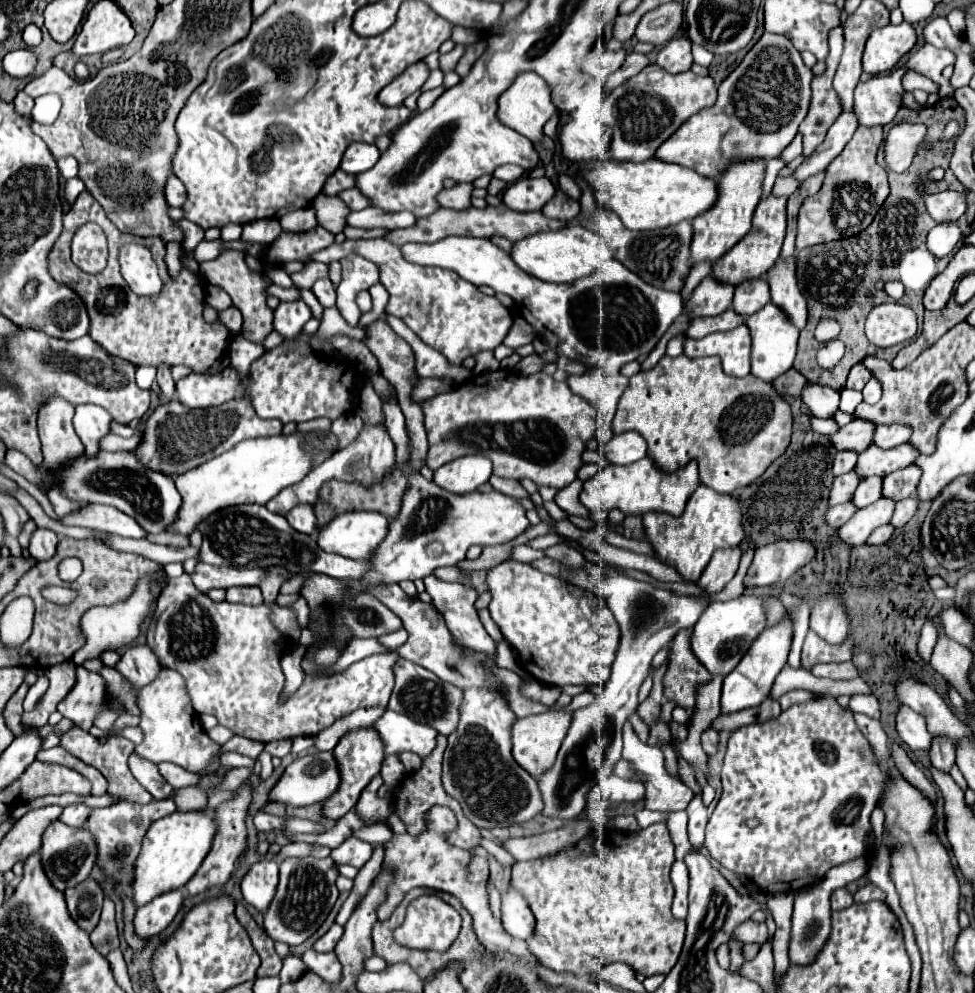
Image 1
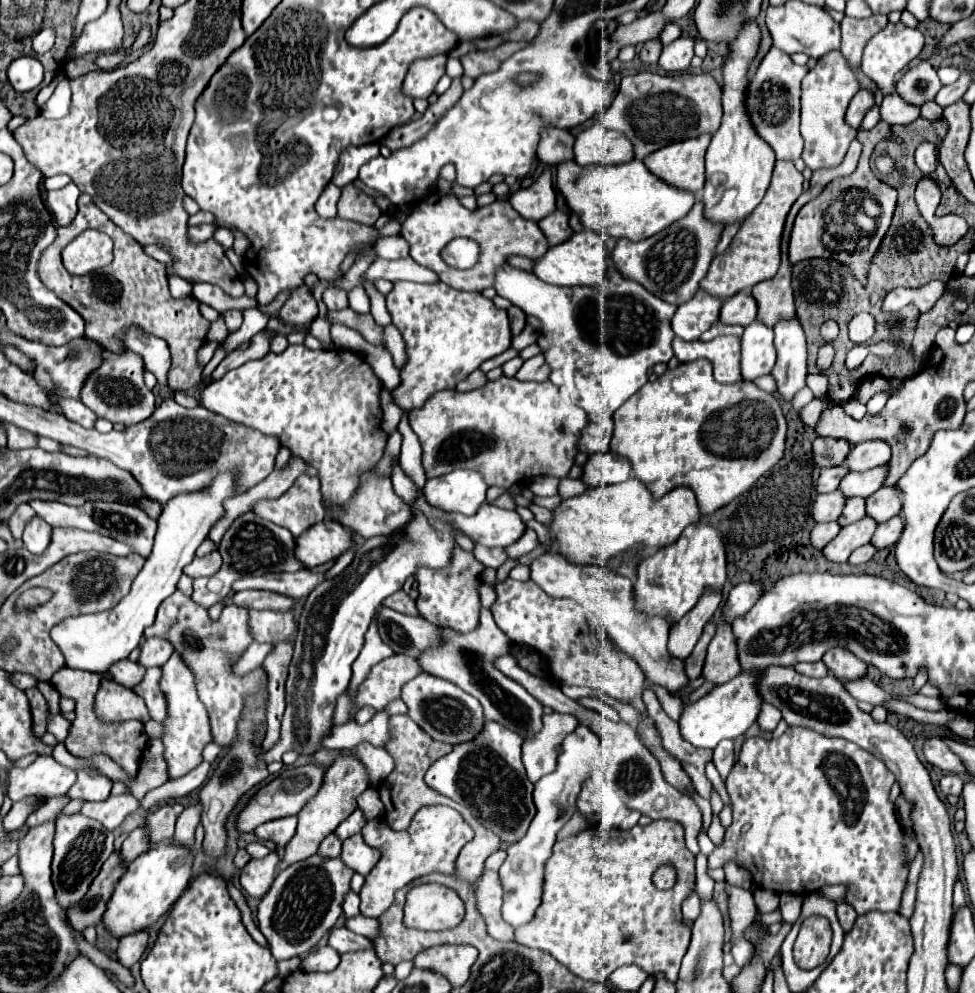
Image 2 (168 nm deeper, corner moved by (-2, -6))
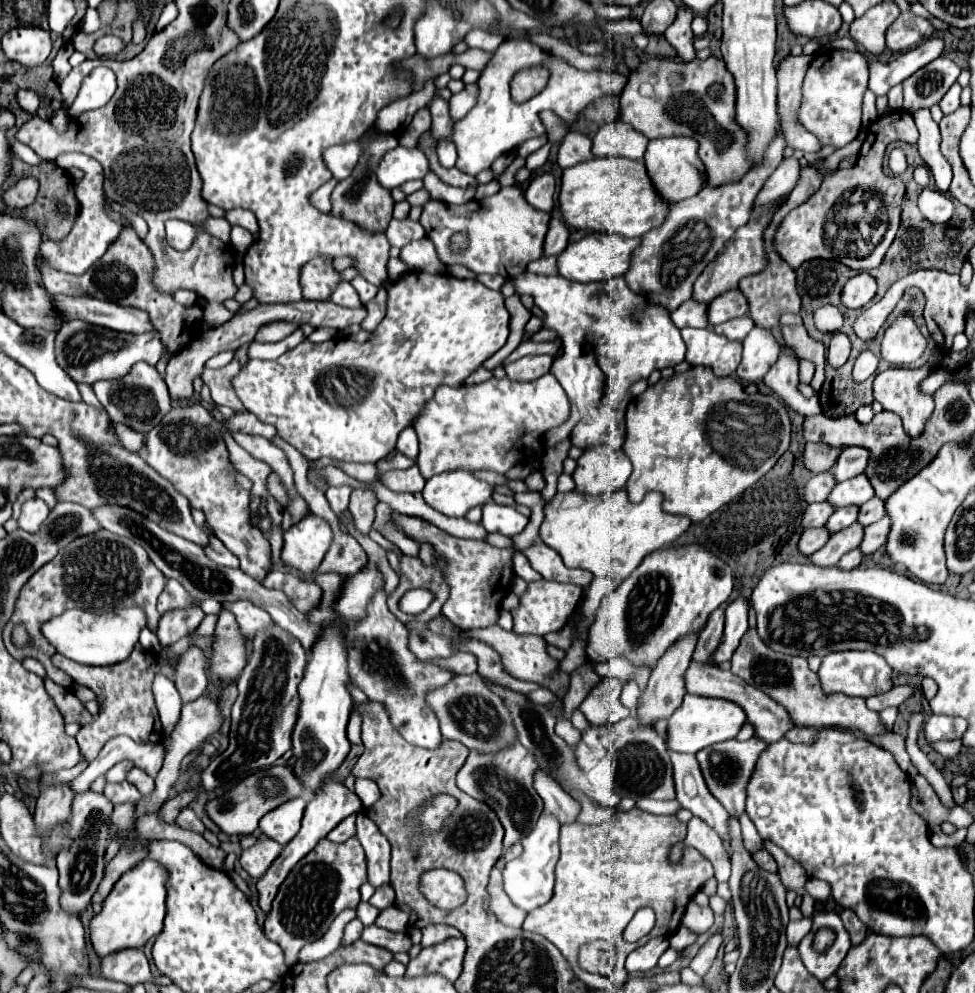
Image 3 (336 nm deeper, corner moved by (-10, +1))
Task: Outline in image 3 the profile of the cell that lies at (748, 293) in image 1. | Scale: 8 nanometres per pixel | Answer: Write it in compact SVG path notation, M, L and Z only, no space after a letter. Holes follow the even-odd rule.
M728 289L720 297L708 303L708 327L716 327L728 319L742 317L748 313L748 301L740 289Z

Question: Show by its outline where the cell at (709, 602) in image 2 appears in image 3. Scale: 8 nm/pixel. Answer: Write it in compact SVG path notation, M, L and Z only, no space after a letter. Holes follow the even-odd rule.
M690 635L690 637L684 637L680 641L676 641L666 653L664 657L658 661L658 665L654 667L650 679L648 679L648 685L646 689L642 691L640 699L638 699L638 709L636 709L636 717L638 717L638 723L640 725L656 725L656 723L662 723L666 721L680 705L682 705L682 699L686 695L686 685L684 685L684 673L692 661L692 651L694 651L694 645L696 645L696 635Z

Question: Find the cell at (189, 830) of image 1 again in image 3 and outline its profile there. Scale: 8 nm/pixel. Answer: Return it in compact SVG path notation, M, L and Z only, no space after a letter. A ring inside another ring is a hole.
M152 859L140 861L118 879L112 893L104 899L102 911L90 921L90 941L98 957L106 957L122 949L142 949L150 937L160 933L166 915L166 879L166 869Z

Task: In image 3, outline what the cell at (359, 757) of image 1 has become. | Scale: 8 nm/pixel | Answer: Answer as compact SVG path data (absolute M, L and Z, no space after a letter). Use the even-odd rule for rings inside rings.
M330 779L330 781L320 789L320 793L316 793L316 797L308 803L308 807L306 807L306 811L304 811L304 819L302 819L302 829L300 829L300 833L282 849L280 857L272 863L272 869L268 869L268 873L264 873L264 877L260 877L260 881L256 883L256 889L258 889L258 905L260 905L260 909L262 909L264 913L270 911L270 905L272 905L272 901L274 901L274 897L276 897L276 891L278 891L278 887L282 885L282 881L286 879L286 875L290 873L290 869L292 869L302 857L306 857L306 855L316 847L316 843L318 843L322 837L326 837L342 819L346 819L346 817L352 815L352 813L358 813L360 809L362 809L360 799L358 799L352 791L348 791L342 783L338 783L338 781L332 781L332 779Z

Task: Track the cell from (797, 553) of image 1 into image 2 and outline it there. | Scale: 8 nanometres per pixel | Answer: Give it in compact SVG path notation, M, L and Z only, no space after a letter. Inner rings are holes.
M748 580L748 582L736 584L730 590L728 600L722 608L722 614L726 616L726 622L732 622L734 618L746 614L762 594L764 594L764 582L762 580Z

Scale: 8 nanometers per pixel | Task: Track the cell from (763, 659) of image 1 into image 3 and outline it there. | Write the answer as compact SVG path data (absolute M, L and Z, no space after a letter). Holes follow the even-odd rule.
M686 695L682 705L676 709L676 713L672 713L672 717L666 723L666 745L670 751L696 755L704 747L734 739L740 727L744 725L744 721L746 721L746 713L732 701Z

